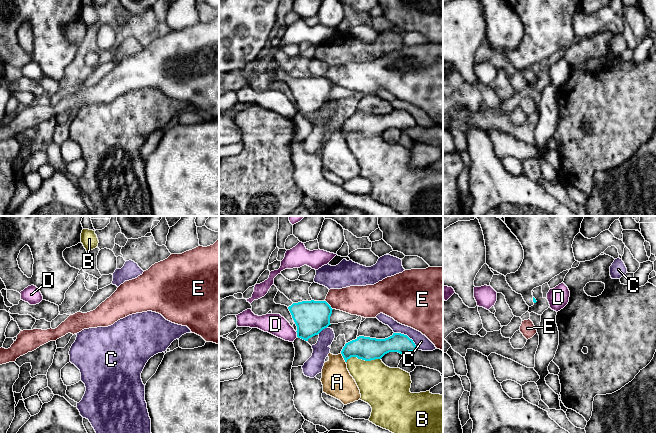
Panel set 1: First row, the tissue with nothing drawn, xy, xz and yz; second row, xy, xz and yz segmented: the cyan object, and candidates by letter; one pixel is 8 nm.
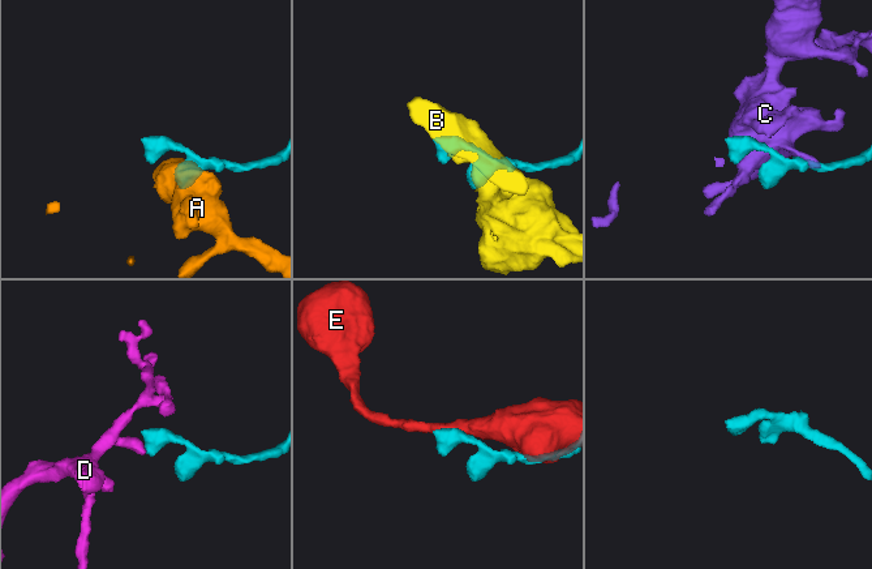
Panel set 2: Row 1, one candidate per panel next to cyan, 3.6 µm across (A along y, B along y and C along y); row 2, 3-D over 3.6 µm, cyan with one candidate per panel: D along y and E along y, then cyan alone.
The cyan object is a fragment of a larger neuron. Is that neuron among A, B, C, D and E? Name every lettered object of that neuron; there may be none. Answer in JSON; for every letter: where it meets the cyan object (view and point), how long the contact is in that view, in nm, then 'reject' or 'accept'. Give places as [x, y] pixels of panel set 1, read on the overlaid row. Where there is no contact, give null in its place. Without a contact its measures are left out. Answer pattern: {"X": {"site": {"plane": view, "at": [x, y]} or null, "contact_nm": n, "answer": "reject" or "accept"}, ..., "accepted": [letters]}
{"A": {"site": {"plane": "xz", "at": [343, 357]}, "contact_nm": 90, "answer": "reject"}, "B": {"site": {"plane": "xz", "at": [362, 359]}, "contact_nm": 280, "answer": "reject"}, "C": {"site": {"plane": "xz", "at": [407, 336]}, "contact_nm": 240, "answer": "reject"}, "D": {"site": {"plane": "xz", "at": [297, 334]}, "contact_nm": 50, "answer": "reject"}, "E": {"site": {"plane": "xz", "at": [329, 305]}, "contact_nm": 100, "answer": "reject"}, "accepted": []}

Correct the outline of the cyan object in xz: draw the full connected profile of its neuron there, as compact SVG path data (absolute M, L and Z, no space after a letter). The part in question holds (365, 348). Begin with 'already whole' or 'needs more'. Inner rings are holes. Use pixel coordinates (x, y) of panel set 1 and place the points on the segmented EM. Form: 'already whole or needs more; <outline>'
already whole; M393 333L392 336L385 339L359 336L355 340L346 343L341 354L345 362L351 357L371 361L381 359L389 352L398 352L405 355L416 350L415 343L407 335Z

